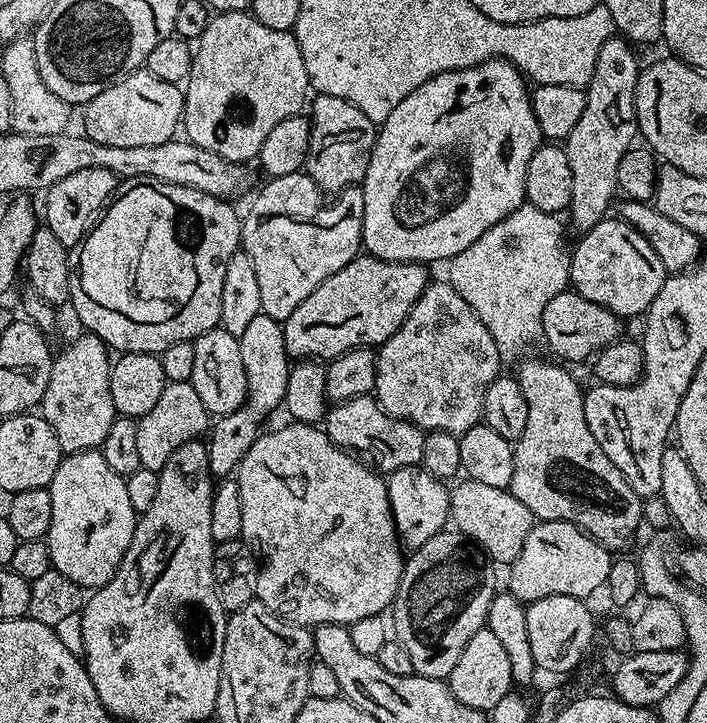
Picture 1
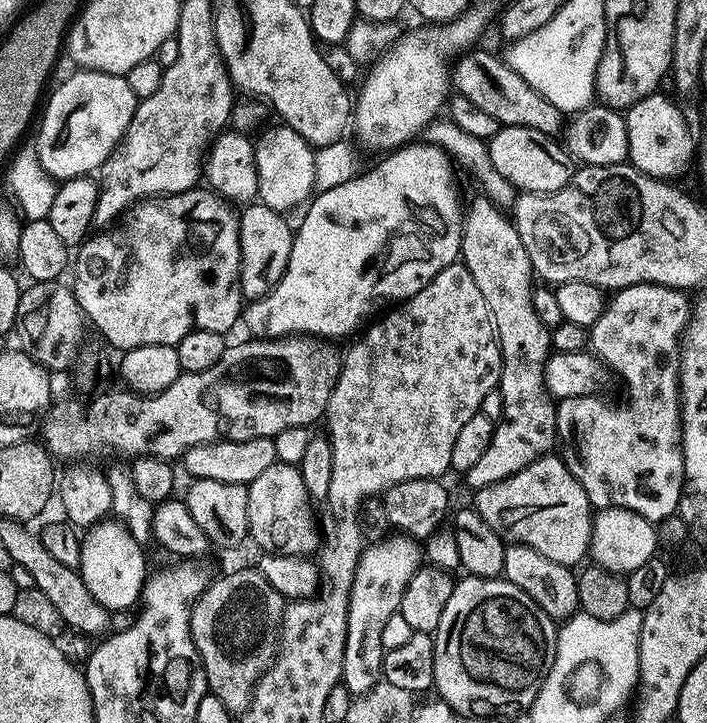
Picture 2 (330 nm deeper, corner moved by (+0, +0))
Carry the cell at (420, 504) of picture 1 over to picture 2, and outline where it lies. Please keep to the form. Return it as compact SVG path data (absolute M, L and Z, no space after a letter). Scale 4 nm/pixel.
M392 532L379 546L367 545L355 568L347 610L347 642L343 650L341 681L354 696L364 694L383 673L385 650L382 646L383 627L387 619L400 609L402 594L410 586L410 578L422 567L422 548L413 537Z

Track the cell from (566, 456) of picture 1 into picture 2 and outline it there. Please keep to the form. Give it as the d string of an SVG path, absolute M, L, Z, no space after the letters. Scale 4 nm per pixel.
M480 198L480 201L473 206L472 209L467 209L466 219L464 221L464 237L460 243L460 256L462 257L462 262L470 270L470 274L474 274L474 282L478 282L478 290L482 290L482 298L486 298L486 306L490 306L490 314L492 315L492 321L496 327L496 341L500 344L500 382L498 385L498 390L502 394L502 402L504 403L504 415L500 417L498 423L493 427L492 430L492 441L490 446L486 446L486 454L482 454L482 459L477 463L477 465L472 466L466 474L466 480L470 486L469 489L475 490L478 488L485 488L490 486L494 482L499 480L504 480L508 476L512 476L516 472L520 472L526 466L533 464L535 460L540 459L542 456L547 456L553 451L552 448L555 444L558 444L558 433L556 431L556 410L558 407L557 401L548 392L548 386L544 381L544 371L548 366L548 359L550 353L553 351L552 338L550 335L550 330L542 322L542 318L538 318L538 314L534 310L534 298L532 293L534 291L534 273L532 271L532 263L530 262L530 254L526 254L526 246L522 246L522 238L518 238L518 230L516 229L515 223L511 219L508 220L503 211L497 208L491 200L487 198Z

